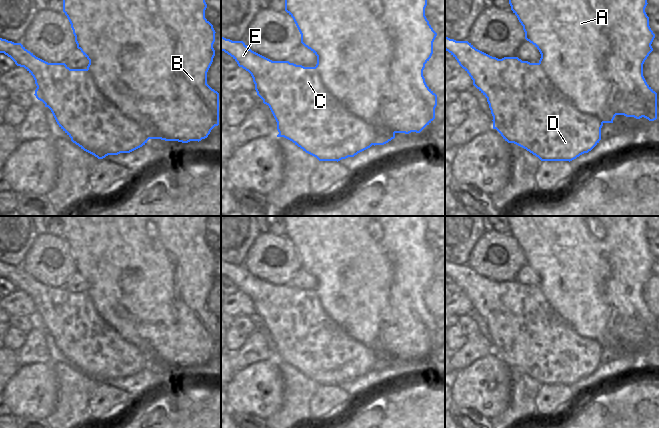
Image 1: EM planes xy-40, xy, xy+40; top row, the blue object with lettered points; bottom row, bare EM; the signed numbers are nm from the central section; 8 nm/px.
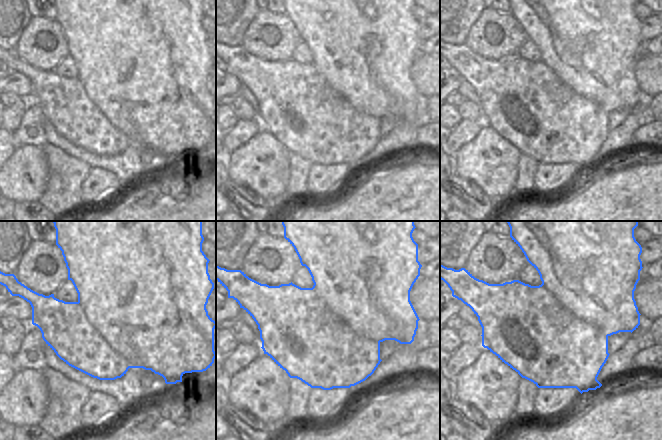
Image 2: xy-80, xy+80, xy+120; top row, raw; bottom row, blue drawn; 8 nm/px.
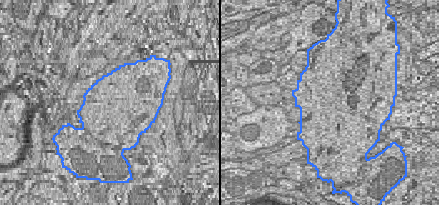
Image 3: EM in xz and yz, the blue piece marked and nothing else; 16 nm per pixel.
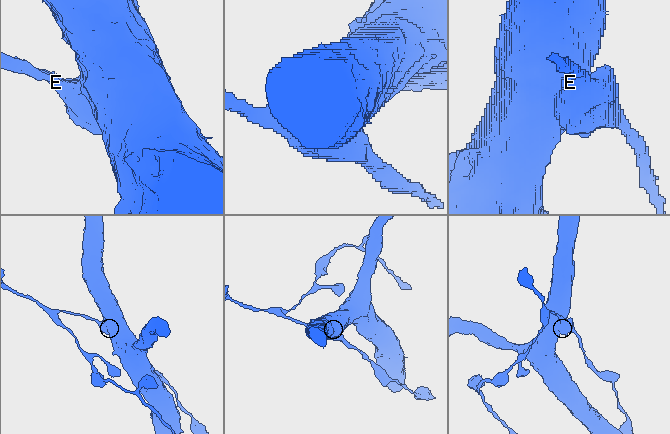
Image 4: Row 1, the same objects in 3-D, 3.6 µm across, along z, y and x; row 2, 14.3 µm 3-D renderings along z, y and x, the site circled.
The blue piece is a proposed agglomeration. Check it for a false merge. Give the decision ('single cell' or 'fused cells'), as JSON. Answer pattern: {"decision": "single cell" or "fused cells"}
{"decision": "fused cells"}

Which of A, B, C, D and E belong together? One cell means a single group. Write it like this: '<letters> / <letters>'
A B / C D E

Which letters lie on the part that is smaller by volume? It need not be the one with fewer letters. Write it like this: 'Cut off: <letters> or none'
Cut off: C, D, E

